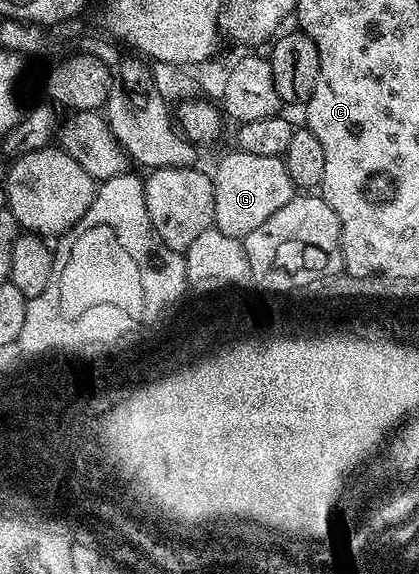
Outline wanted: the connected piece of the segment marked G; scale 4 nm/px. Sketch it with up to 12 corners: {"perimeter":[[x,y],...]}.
{"perimeter":[[282,157],[218,161],[216,230],[244,240],[295,194]]}

